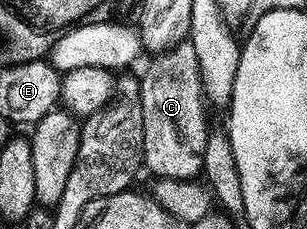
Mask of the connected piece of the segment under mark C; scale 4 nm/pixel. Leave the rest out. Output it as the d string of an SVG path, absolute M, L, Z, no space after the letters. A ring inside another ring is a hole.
M184 42L152 55L150 59L151 65L139 80L144 119L143 164L146 171L152 172L152 177L194 181L203 171L203 151L209 133L197 50Z

